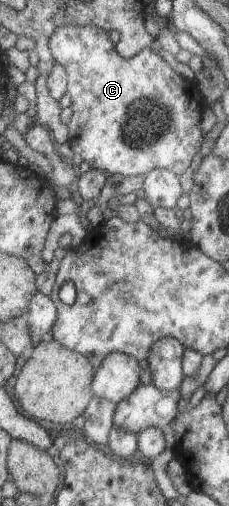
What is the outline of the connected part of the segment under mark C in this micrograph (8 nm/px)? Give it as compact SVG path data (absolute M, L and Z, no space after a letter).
M98 24L63 26L51 38L50 48L57 62L67 68L73 112L68 123L68 144L74 153L81 155L92 169L103 170L109 176L119 173L145 177L157 168L171 170L179 176L187 172L206 136L203 116L207 116L208 105L197 82L184 79L151 48L143 48L134 58L123 57L121 46L115 46L109 32Z

